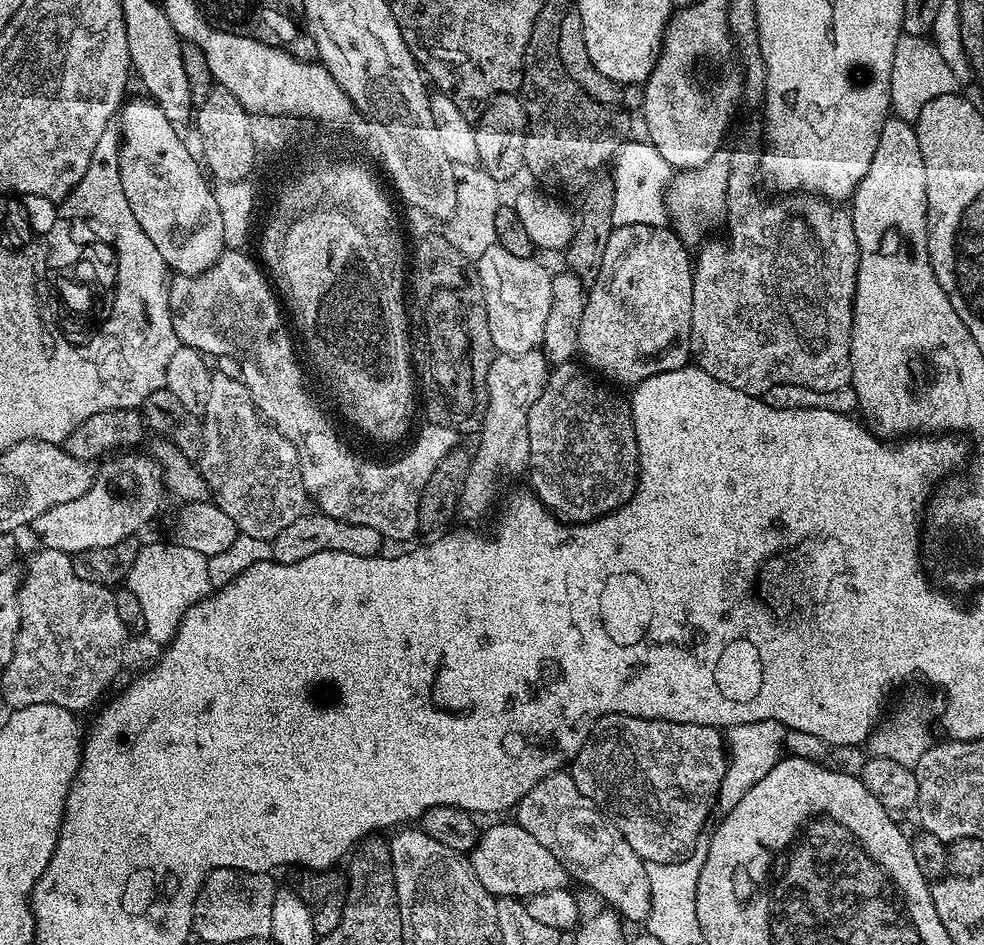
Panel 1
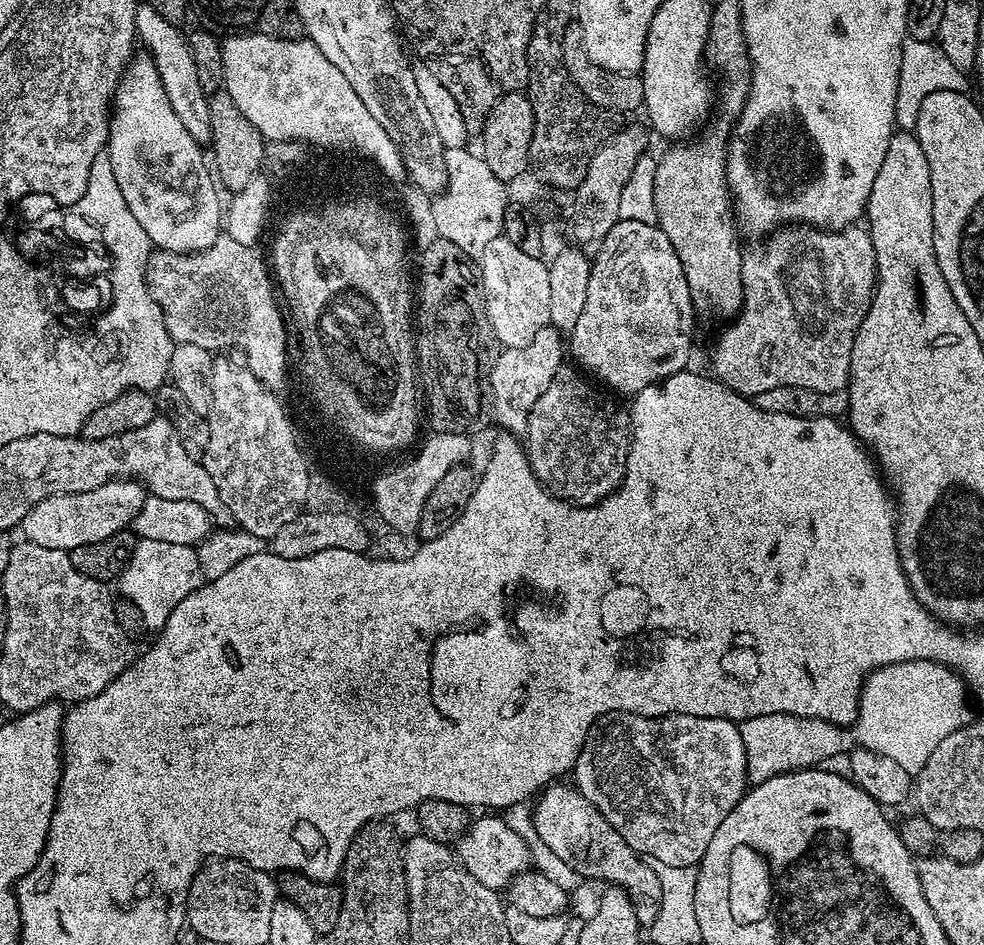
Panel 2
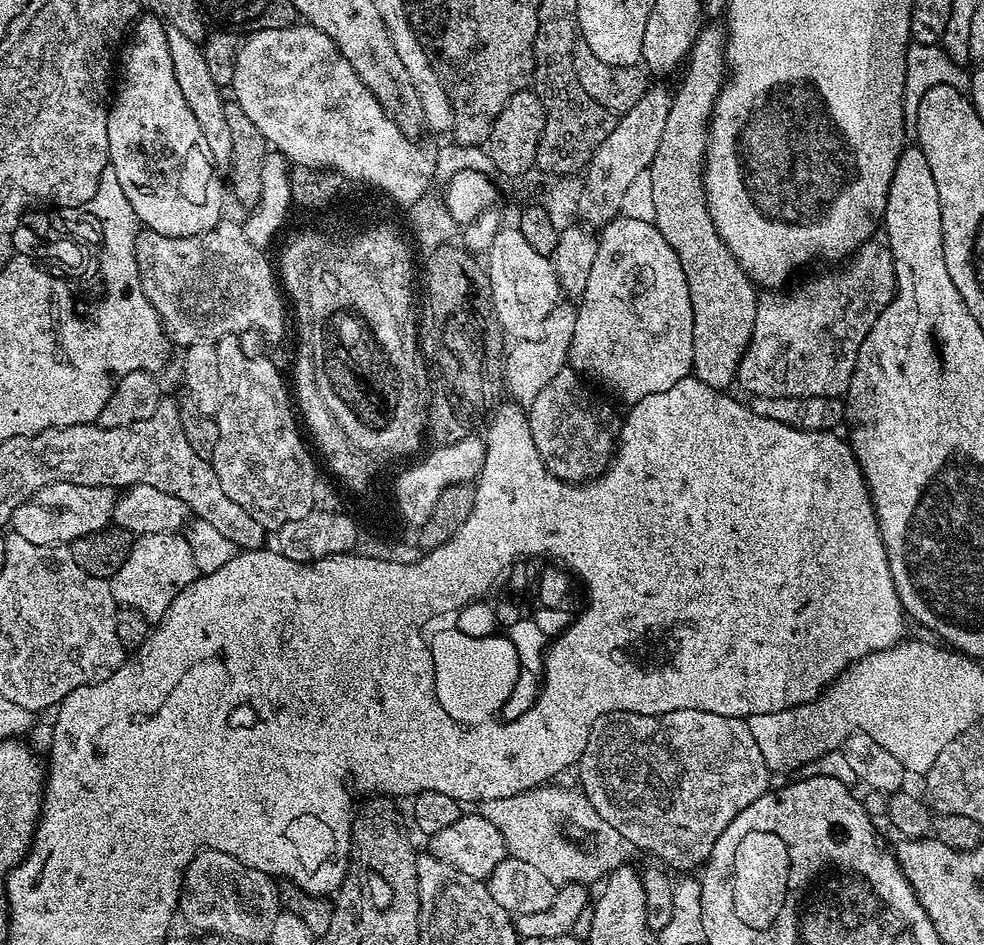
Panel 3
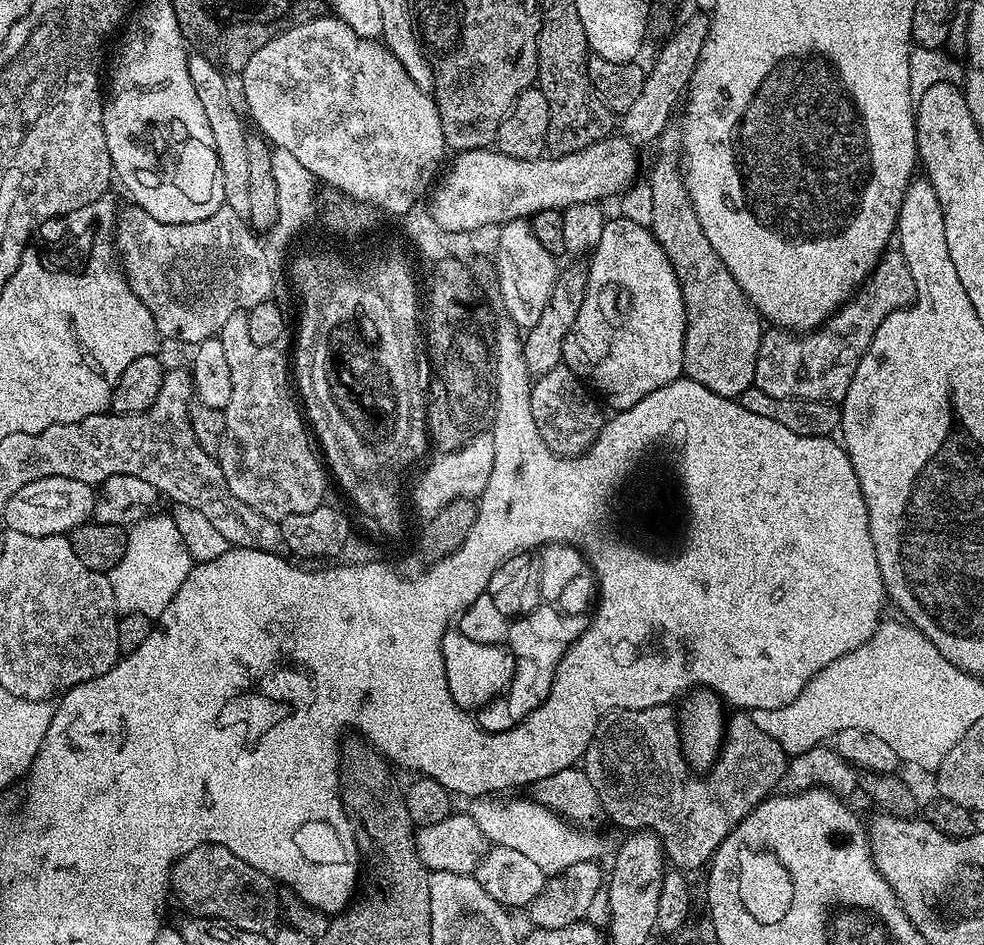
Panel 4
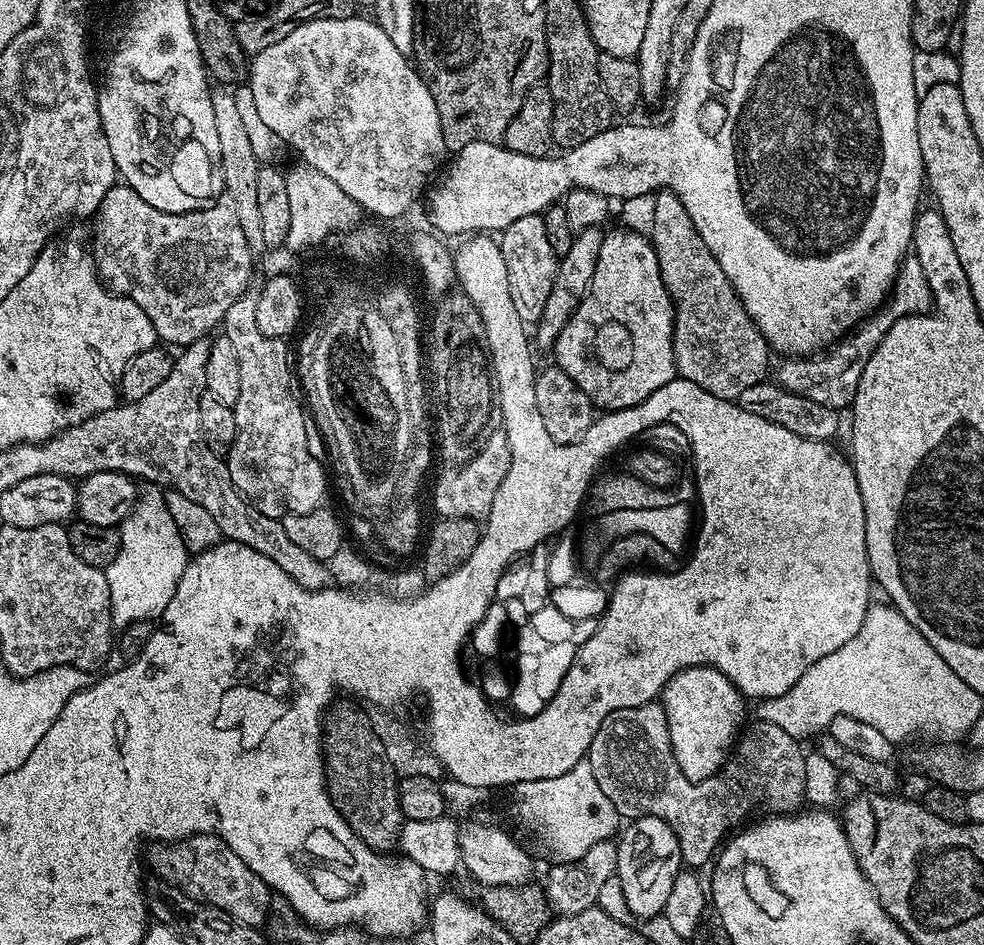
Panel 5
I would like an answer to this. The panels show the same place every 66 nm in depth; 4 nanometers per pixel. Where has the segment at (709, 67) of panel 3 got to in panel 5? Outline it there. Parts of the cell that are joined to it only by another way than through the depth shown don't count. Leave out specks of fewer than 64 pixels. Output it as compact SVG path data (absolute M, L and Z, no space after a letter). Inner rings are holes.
M660 190L654 195L654 230L650 239L654 254L658 254L662 282L674 306L672 341L677 377L702 386L719 400L737 401L742 391L765 383L770 357L768 340L746 314L730 278L718 266L718 258L710 254L710 246L694 230L686 206L672 192Z

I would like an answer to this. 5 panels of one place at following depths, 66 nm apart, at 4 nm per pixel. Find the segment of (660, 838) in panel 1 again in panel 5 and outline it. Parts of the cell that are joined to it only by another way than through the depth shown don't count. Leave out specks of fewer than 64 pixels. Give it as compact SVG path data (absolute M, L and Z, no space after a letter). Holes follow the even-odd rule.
M656 702L618 709L598 726L586 762L594 770L602 794L614 802L614 810L618 810L621 818L633 821L640 816L653 816L671 826L681 846L683 863L689 869L700 870L704 863L707 865L726 837L735 833L745 823L743 820L767 800L772 810L780 814L795 813L805 803L805 753L796 745L797 737L786 734L782 726L749 723L728 763L715 776L688 788L684 784L686 774L672 768L668 748L652 744L652 728L664 728L667 721L663 707Z

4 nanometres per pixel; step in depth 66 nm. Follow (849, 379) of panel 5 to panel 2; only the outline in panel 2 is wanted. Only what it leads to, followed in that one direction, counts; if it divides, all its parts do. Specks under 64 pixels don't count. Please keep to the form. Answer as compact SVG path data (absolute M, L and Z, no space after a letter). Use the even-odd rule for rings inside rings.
M788 226L777 231L771 240L772 244L761 252L752 248L743 253L744 307L734 317L736 325L717 338L712 348L711 371L721 384L749 398L762 394L762 390L774 390L776 386L802 386L802 390L819 392L845 391L854 338L876 291L876 255L868 229L864 226L839 230Z

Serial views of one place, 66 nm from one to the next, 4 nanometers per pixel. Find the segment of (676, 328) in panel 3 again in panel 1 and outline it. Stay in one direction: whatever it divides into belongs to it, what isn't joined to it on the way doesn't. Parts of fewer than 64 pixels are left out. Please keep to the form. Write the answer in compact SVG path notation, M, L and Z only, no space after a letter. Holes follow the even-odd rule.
M622 226L621 228L613 228L610 240L606 245L606 252L603 255L602 266L601 270L598 271L597 280L587 289L582 322L578 326L578 352L581 357L584 355L585 361L583 360L583 363L593 373L599 374L605 381L613 380L613 382L608 381L613 385L628 384L627 386L635 386L654 374L678 370L689 363L690 349L688 343L690 342L690 330L692 329L692 274L694 268L690 263L690 256L688 260L687 252L689 251L686 246L681 243L675 232L668 226L663 228L658 226Z

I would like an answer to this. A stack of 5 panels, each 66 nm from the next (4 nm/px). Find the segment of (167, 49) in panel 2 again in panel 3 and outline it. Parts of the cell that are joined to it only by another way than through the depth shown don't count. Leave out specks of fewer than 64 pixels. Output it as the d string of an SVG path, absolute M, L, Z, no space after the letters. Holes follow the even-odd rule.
M167 29L170 46L170 62L174 62L174 78L178 78L178 90L182 90L182 98L186 98L186 106L190 106L190 114L202 126L202 138L206 138L208 155L220 174L232 171L232 143L230 142L230 126L226 126L225 93L210 78L210 70L206 67L203 47L197 41L186 38L179 30Z

